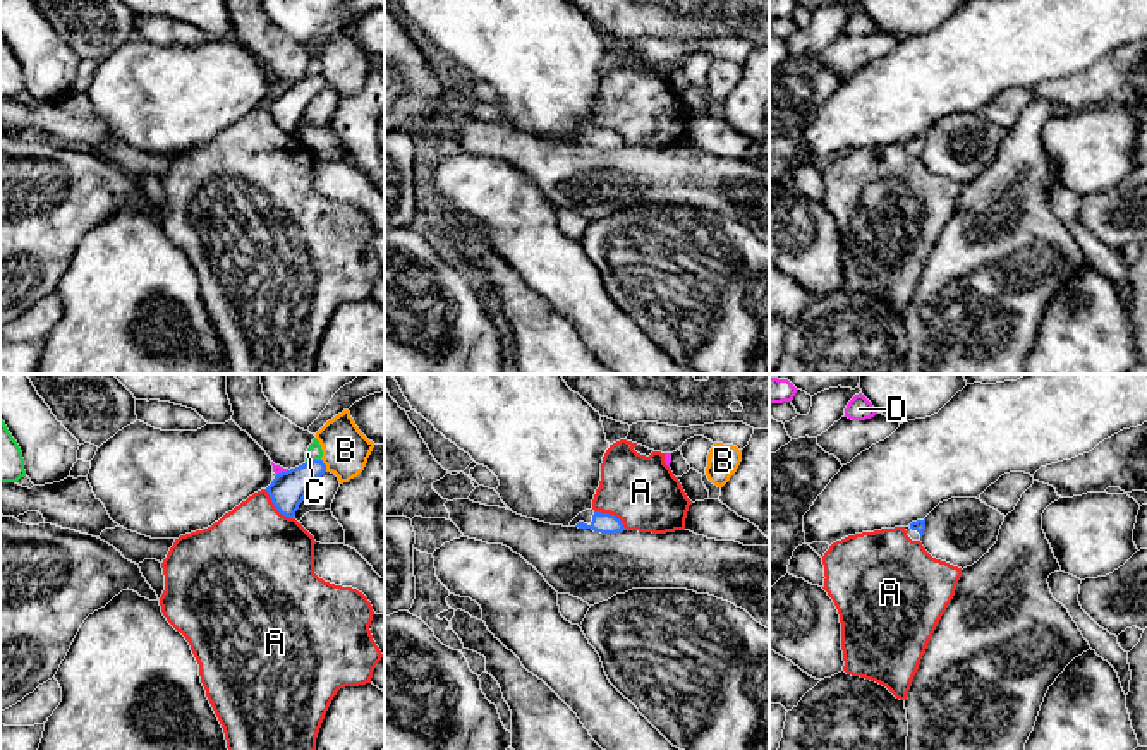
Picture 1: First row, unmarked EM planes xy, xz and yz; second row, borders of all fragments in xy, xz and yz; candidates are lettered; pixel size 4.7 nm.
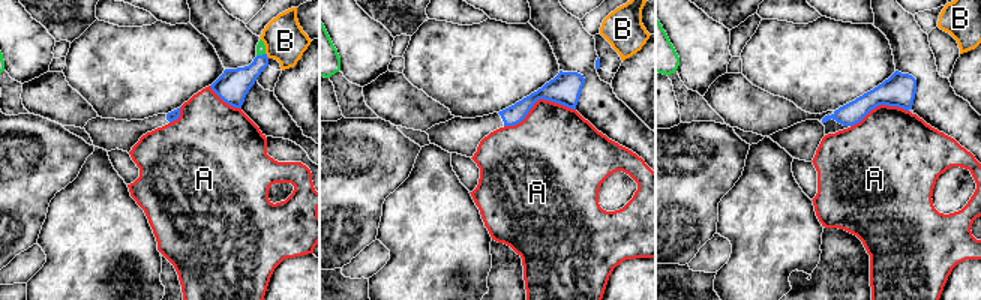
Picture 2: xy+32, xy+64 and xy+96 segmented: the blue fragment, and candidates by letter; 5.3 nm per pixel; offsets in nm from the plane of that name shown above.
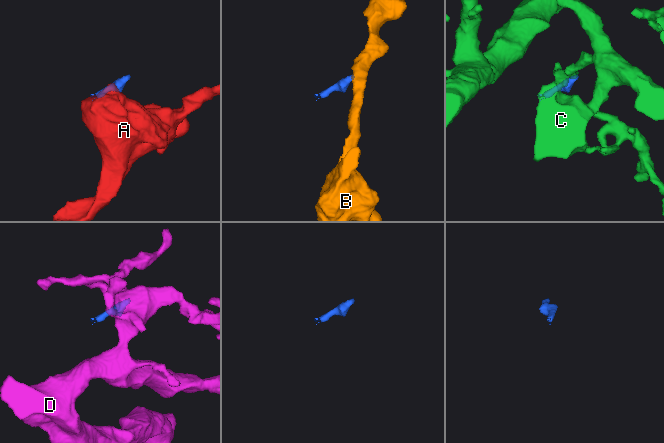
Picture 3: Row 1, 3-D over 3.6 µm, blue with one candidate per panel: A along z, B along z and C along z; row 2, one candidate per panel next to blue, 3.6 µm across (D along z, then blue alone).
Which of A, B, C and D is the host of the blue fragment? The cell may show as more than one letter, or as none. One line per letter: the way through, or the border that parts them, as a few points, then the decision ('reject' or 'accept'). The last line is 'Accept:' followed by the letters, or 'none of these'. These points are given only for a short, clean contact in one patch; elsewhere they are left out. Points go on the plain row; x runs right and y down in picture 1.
A: reject
B: border xy (321, 74), (327, 86); reject
C: border xy (320, 74), (306, 78); reject
D: border xy (287, 84), (277, 90); reject
Accept: none of these

